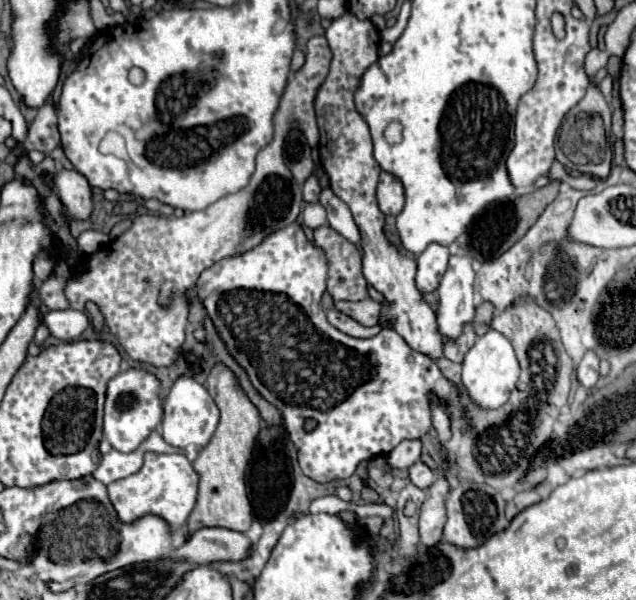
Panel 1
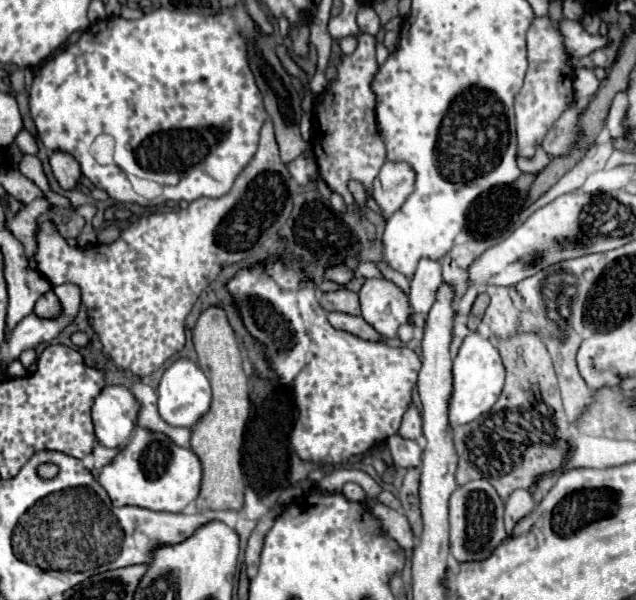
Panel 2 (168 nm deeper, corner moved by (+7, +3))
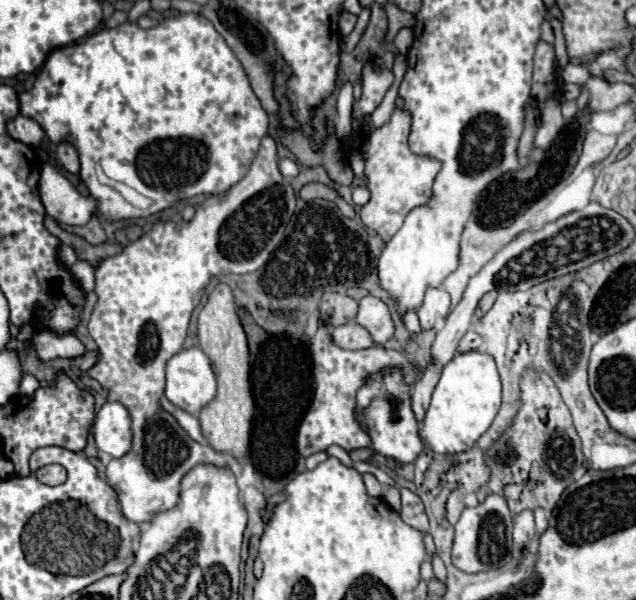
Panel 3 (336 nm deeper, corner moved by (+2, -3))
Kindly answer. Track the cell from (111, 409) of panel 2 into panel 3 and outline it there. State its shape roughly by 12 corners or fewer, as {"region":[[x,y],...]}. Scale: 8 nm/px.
{"region":[[101,406],[91,432],[97,450],[121,458],[131,450],[129,412]]}

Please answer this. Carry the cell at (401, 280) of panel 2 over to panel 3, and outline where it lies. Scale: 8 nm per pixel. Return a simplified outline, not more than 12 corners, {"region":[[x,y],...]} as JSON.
{"region":[[457,354],[421,422],[437,454],[469,450],[501,408],[495,360]]}

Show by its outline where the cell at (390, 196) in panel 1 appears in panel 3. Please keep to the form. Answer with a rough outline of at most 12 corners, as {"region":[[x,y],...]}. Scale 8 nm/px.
{"region":[[409,112],[361,144],[361,222],[389,242],[433,196],[441,162],[409,150]]}

